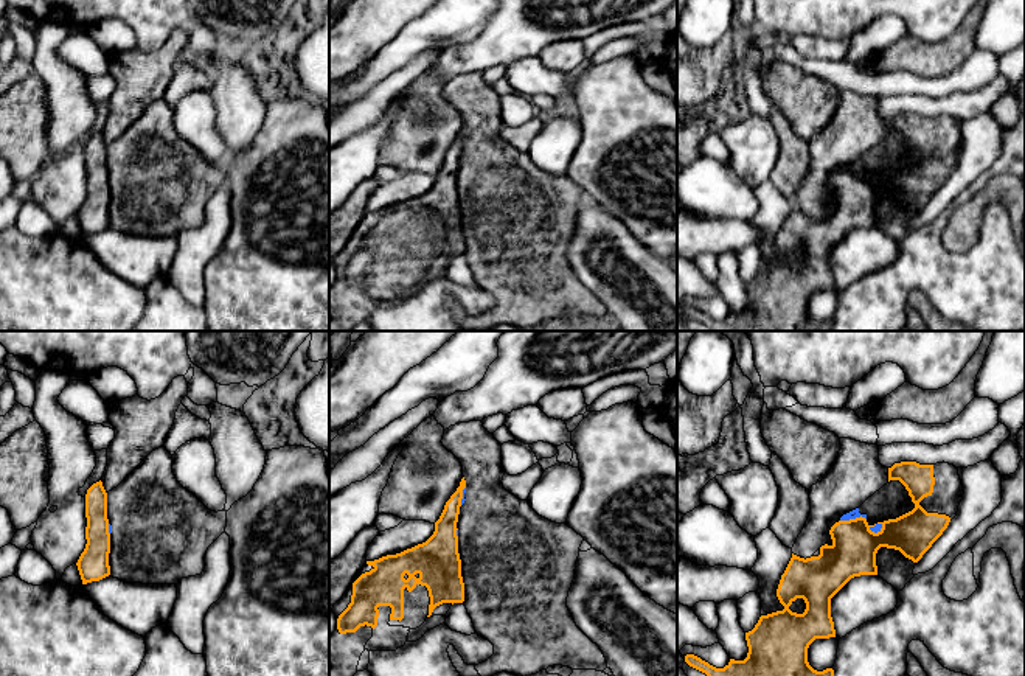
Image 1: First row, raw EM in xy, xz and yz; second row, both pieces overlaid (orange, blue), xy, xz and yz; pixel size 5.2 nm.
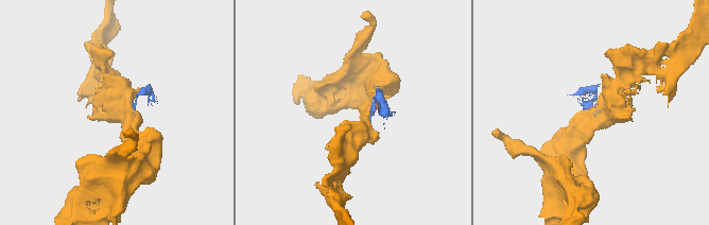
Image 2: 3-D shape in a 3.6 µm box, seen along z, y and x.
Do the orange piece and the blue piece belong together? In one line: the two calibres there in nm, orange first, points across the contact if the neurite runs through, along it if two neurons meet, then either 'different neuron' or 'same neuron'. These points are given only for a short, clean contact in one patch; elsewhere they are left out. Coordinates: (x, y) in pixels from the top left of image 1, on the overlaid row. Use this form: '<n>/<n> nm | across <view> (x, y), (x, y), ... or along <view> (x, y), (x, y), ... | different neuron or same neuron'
240/50 nm | along yz (865, 518), (856, 516), (840, 521) | different neuron

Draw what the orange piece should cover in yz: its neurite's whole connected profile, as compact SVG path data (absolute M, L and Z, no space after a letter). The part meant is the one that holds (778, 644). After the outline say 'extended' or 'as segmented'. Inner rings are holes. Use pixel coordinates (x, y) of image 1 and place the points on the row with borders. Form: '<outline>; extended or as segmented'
M944 462L936 465L895 463L888 468L890 480L899 480L905 486L915 508L896 519L877 522L882 525L877 533L870 530L874 525L870 525L862 516L839 521L829 530L832 544L822 545L818 556L804 559L792 553L777 589L777 597L784 609L761 615L755 628L745 632L749 653L744 660L730 659L724 668L716 668L694 654L686 654L685 662L707 676L834 676L832 668L817 671L808 662L808 648L815 639L836 637L831 598L851 578L877 575L876 553L881 547L899 550L905 558L918 563L957 516L964 494L958 469ZM797 598L806 603L803 614L789 609Z; extended

